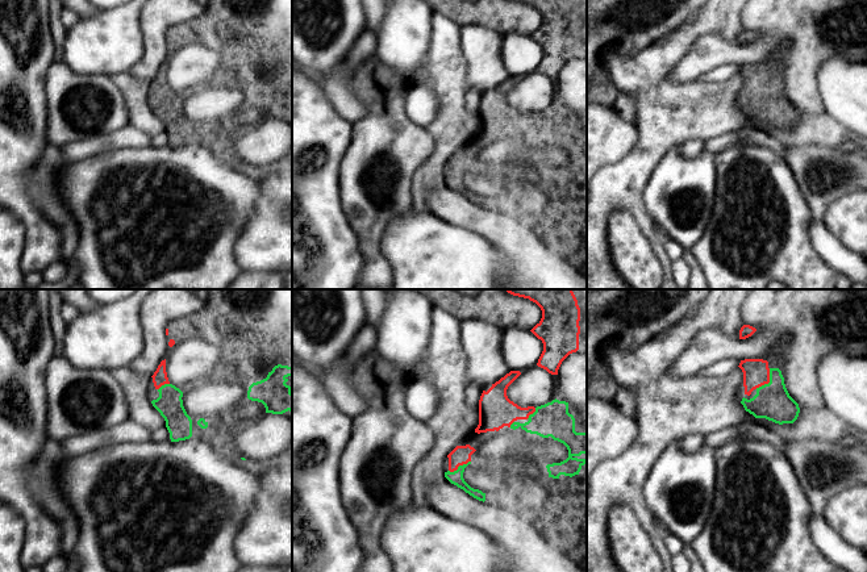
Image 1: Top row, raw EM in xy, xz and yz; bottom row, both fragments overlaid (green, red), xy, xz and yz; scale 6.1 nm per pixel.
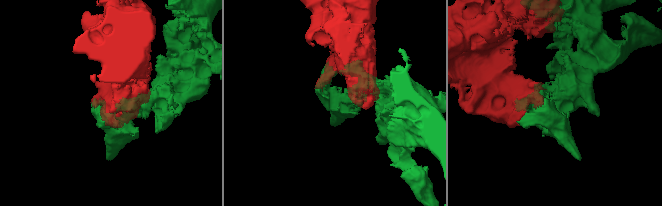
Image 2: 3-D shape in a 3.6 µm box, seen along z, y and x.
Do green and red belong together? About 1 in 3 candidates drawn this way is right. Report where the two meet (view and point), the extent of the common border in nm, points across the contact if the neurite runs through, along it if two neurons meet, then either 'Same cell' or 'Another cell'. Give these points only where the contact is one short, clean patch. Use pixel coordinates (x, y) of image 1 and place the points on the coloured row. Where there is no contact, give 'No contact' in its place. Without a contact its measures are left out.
Touches green at yz (770, 381). Shared border 160 nm. Same cell

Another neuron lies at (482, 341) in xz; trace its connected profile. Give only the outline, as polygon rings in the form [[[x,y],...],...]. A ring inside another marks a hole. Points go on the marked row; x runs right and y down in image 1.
[[[479,318],[462,321],[460,339],[467,359],[467,384],[489,385],[510,372],[503,355],[503,329]]]

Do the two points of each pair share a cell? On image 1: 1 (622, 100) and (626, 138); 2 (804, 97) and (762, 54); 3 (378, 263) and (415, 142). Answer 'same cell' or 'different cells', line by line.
1: same cell
2: same cell
3: same cell

